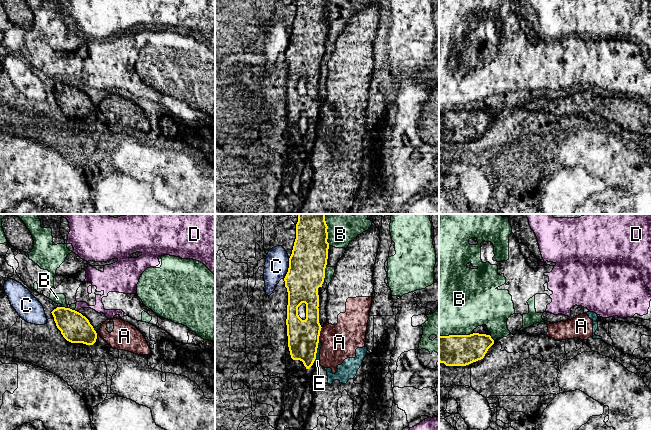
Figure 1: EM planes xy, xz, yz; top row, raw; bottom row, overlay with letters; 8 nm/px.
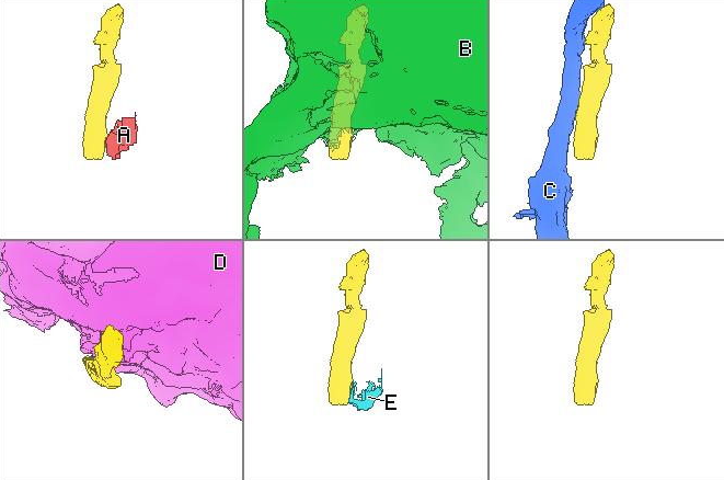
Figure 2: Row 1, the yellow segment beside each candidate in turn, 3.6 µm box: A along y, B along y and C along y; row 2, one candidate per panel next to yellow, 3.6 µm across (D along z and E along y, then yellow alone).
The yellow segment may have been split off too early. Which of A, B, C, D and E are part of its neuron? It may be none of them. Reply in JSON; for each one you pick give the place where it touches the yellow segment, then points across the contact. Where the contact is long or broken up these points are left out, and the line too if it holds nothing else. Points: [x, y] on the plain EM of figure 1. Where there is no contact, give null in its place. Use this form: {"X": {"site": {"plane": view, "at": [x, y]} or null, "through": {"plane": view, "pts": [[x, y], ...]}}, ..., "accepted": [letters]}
{"accepted": []}

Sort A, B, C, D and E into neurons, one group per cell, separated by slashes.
A E / B / C / D

